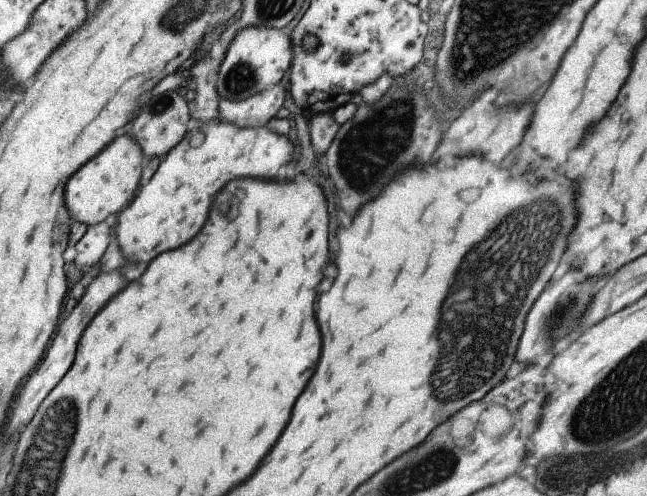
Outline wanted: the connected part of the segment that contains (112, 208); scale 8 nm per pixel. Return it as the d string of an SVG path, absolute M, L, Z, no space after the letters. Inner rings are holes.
M119 136L109 146L105 146L105 150L85 162L63 188L63 200L73 221L87 227L93 226L112 219L124 210L132 202L133 195L137 194L144 160L141 150L129 136Z

